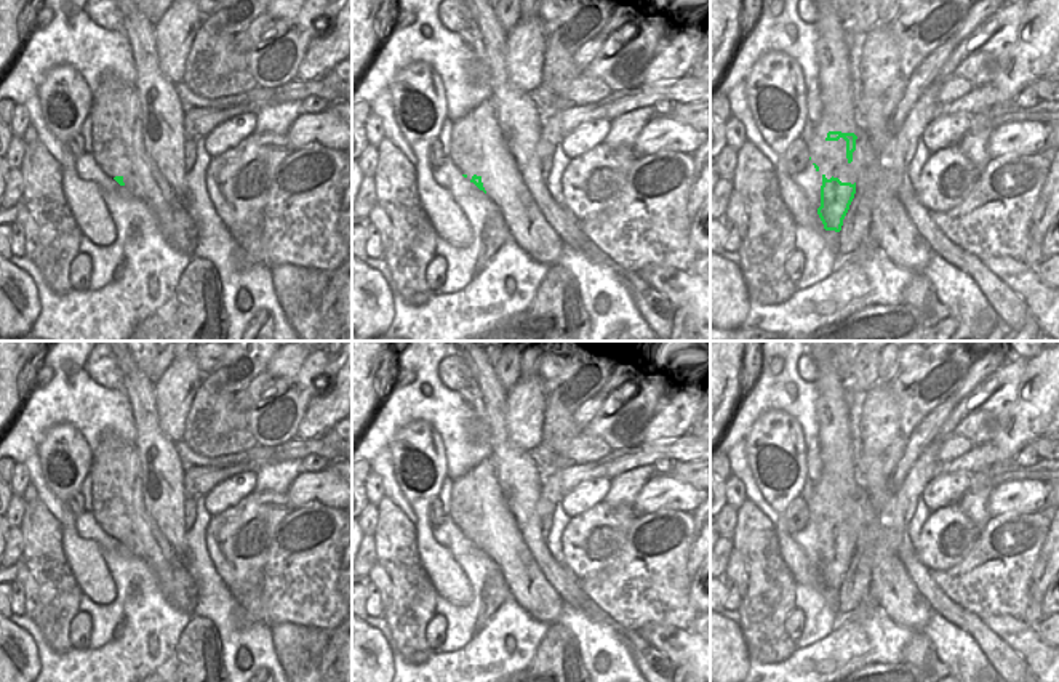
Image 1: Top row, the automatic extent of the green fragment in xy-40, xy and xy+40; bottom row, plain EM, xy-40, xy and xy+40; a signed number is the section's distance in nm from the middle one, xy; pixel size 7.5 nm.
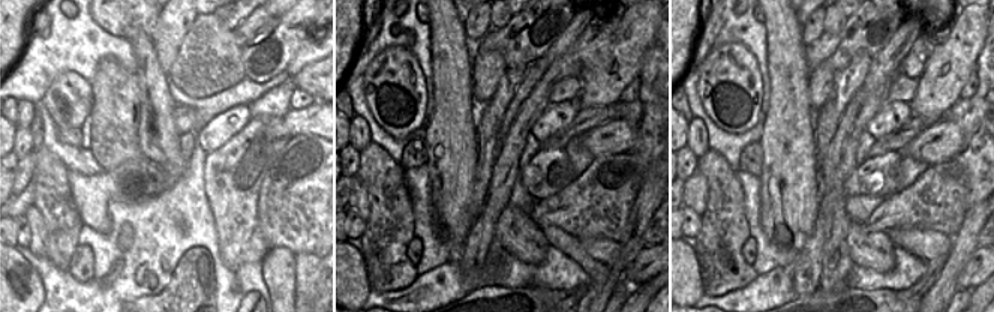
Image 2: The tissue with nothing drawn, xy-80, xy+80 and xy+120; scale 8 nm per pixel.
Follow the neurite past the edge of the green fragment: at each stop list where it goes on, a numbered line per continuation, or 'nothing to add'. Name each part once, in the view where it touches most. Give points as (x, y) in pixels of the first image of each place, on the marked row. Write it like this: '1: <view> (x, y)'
1: xy+40 (832, 53)

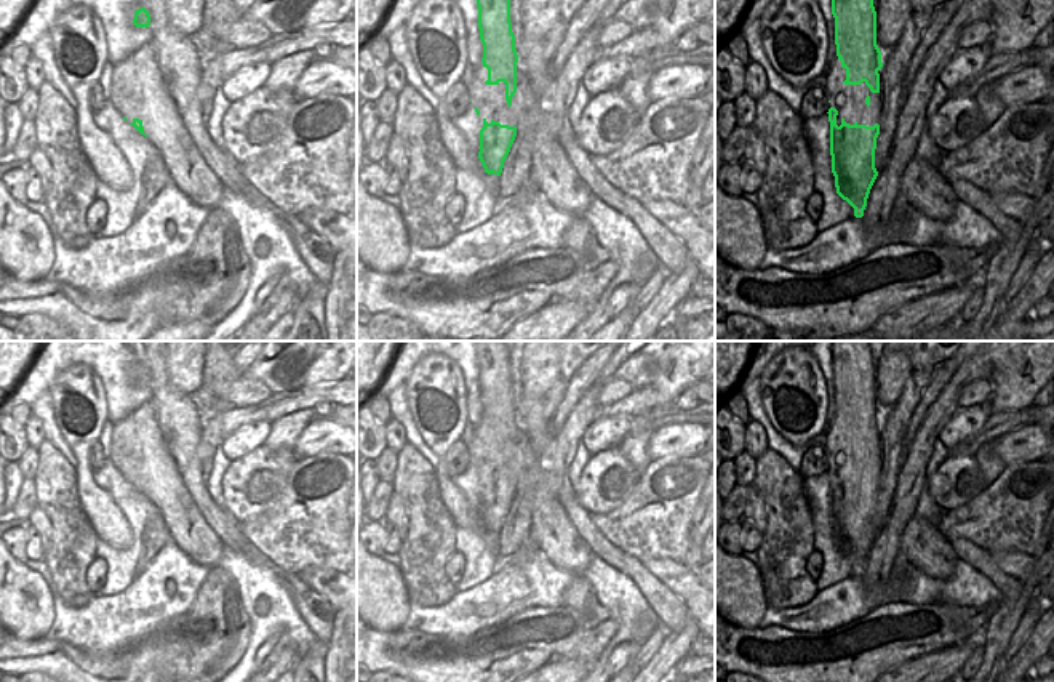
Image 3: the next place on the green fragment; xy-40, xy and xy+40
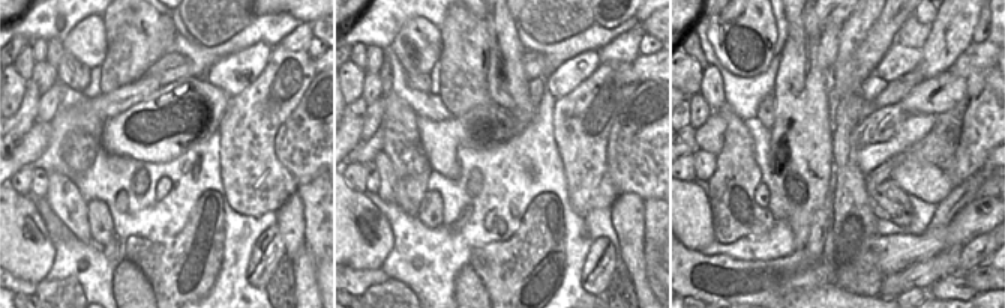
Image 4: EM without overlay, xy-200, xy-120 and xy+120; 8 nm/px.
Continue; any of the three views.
nothing to add

